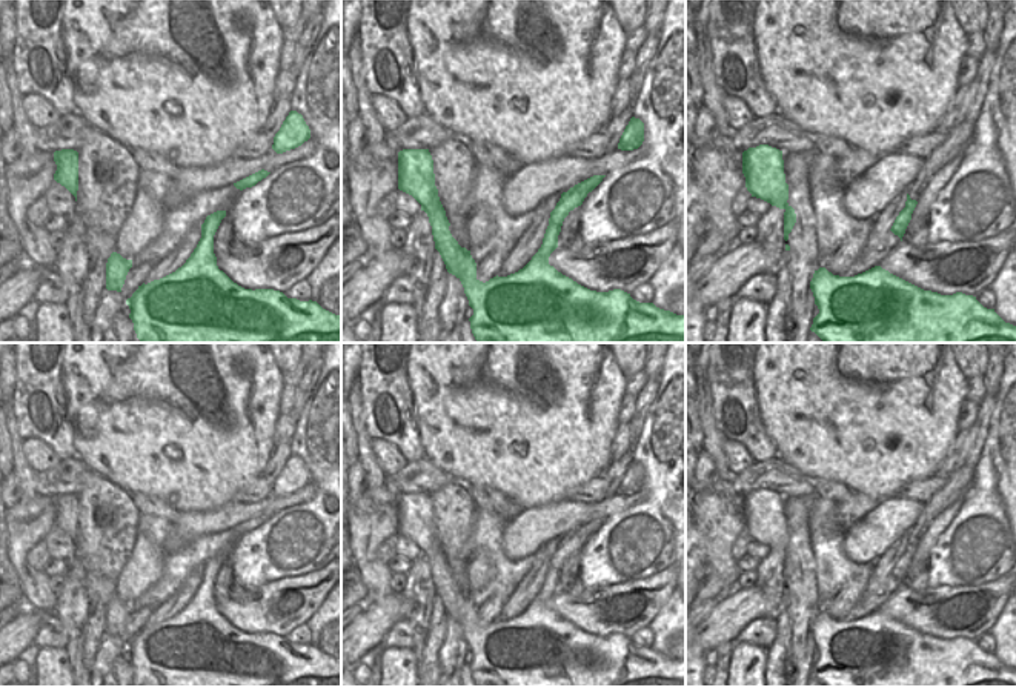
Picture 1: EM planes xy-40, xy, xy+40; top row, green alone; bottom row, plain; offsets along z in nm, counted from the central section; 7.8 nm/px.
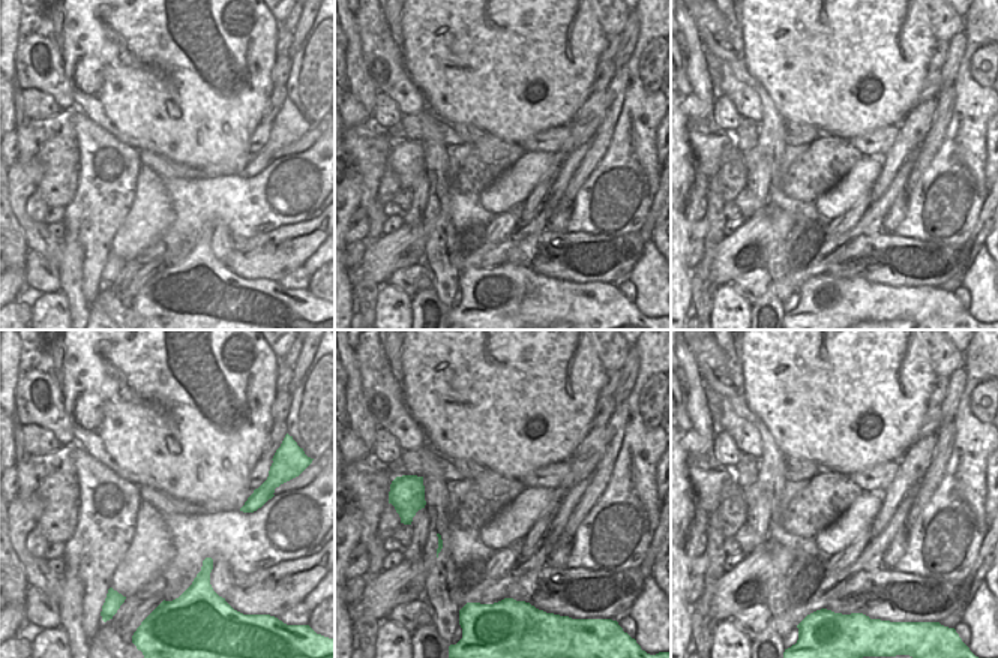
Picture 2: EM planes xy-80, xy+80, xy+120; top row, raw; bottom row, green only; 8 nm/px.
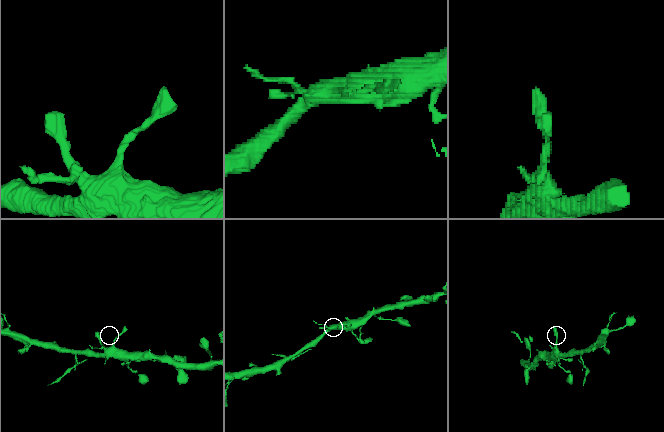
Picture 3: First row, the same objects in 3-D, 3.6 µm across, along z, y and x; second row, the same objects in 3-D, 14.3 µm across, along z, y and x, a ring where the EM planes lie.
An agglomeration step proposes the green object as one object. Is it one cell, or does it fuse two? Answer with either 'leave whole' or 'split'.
leave whole

